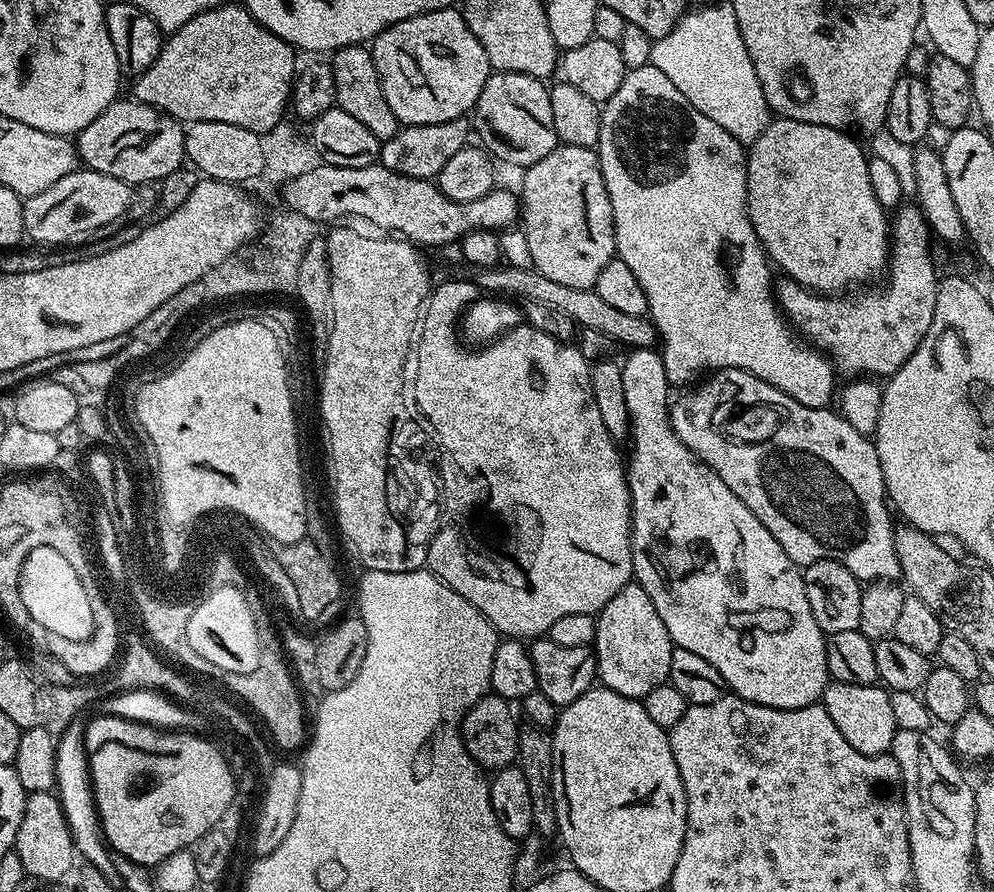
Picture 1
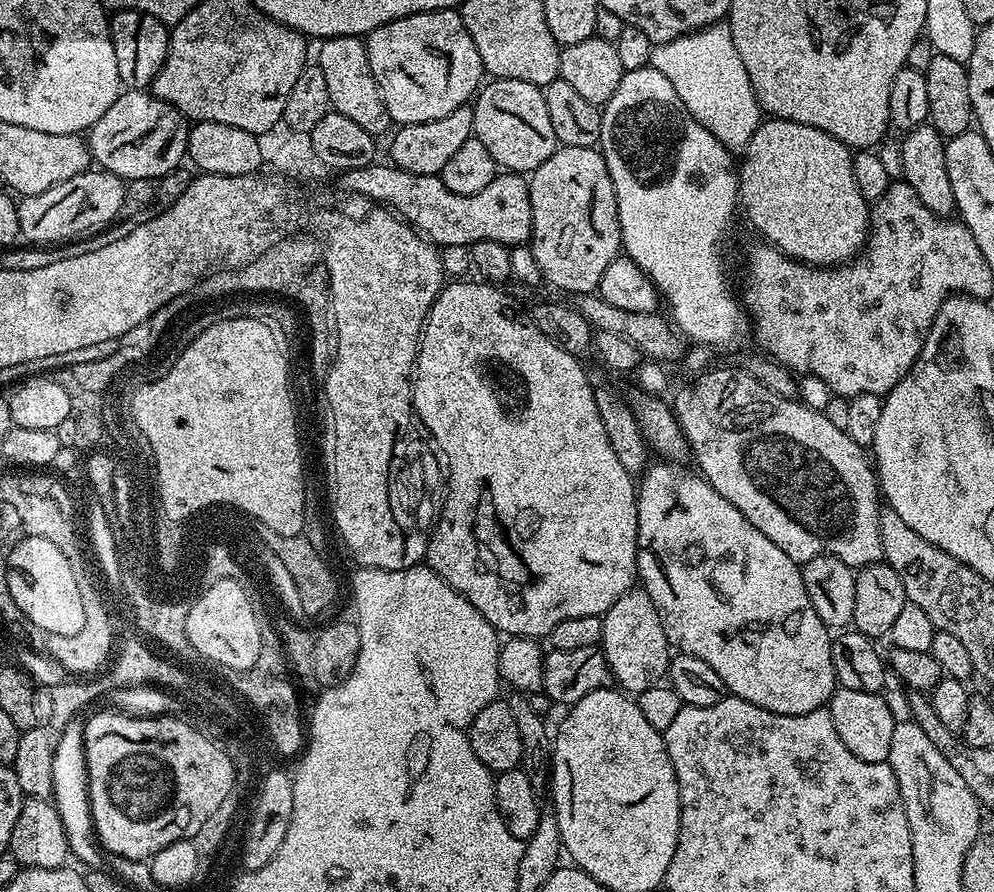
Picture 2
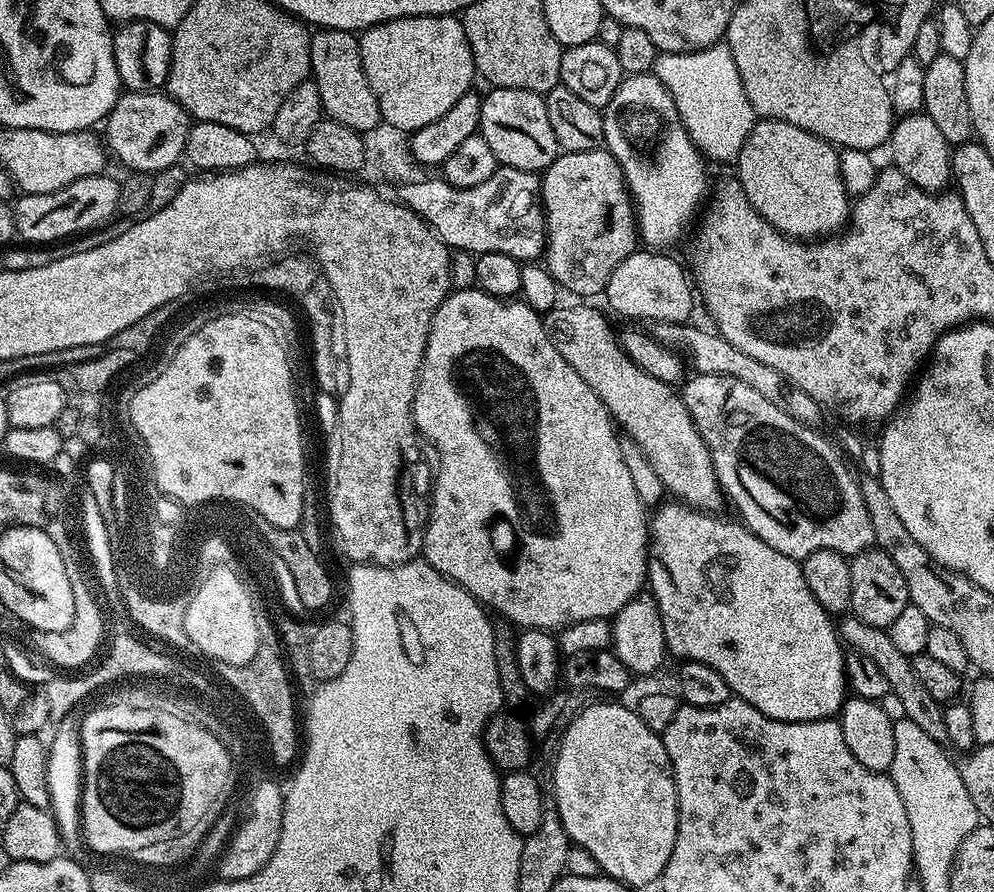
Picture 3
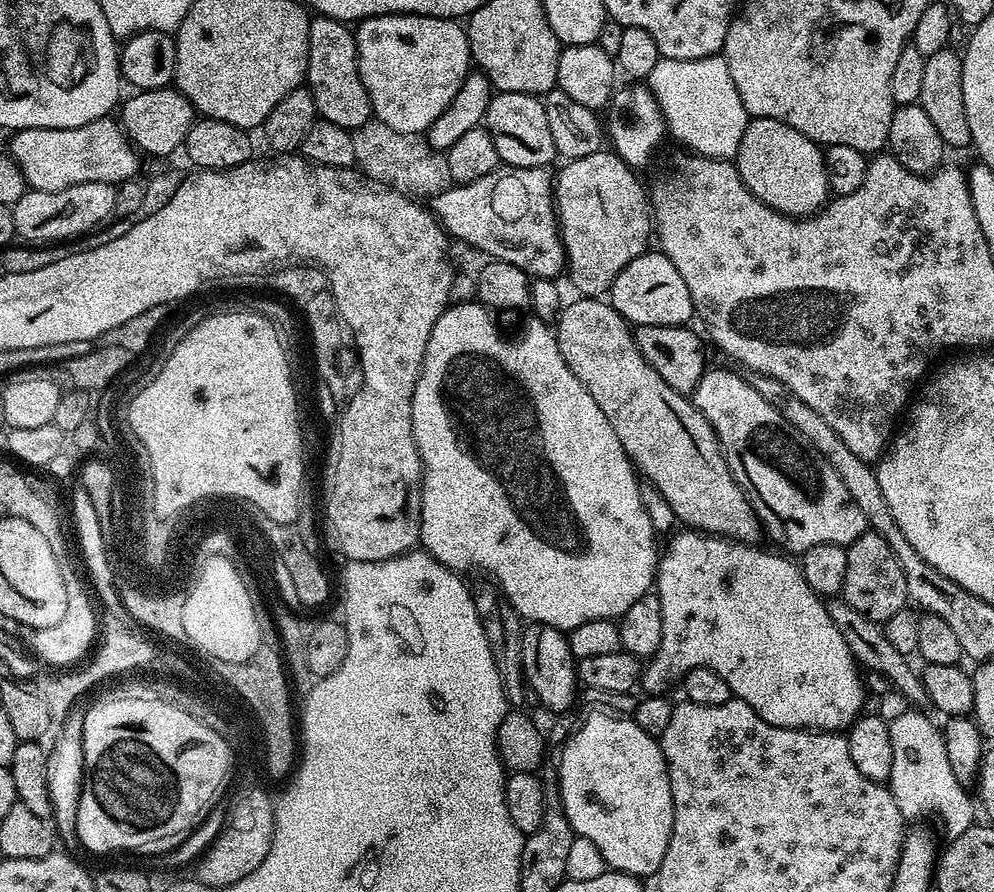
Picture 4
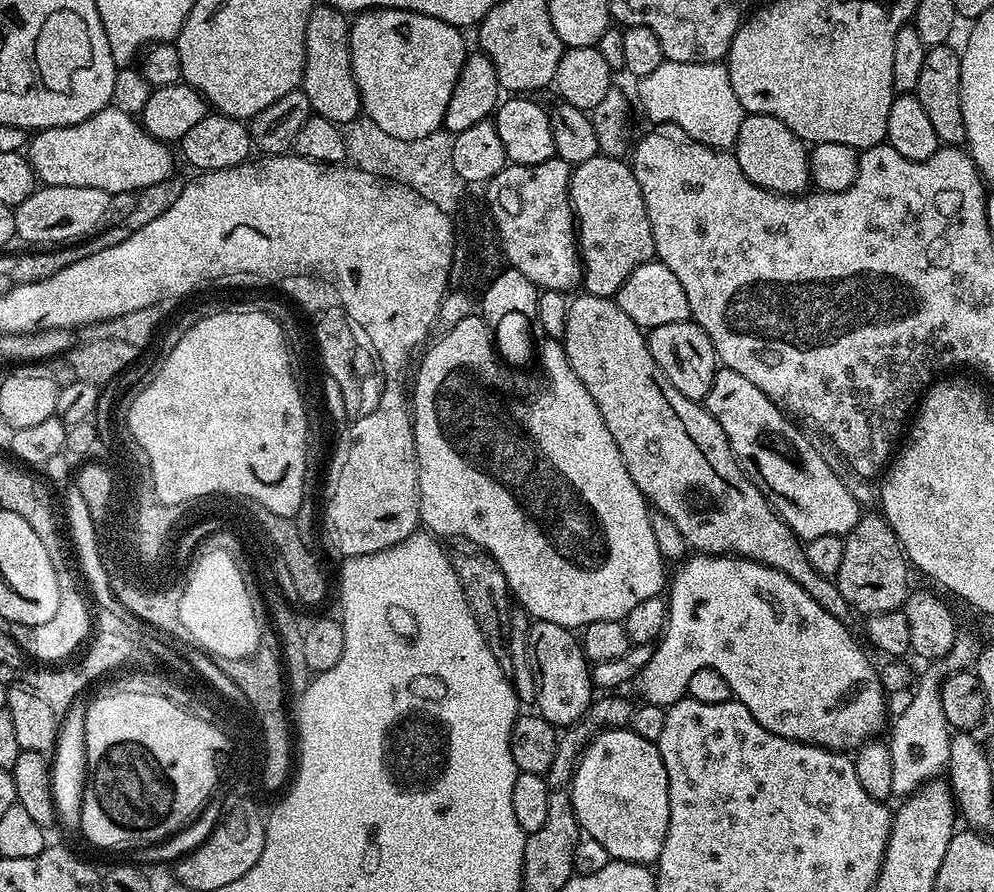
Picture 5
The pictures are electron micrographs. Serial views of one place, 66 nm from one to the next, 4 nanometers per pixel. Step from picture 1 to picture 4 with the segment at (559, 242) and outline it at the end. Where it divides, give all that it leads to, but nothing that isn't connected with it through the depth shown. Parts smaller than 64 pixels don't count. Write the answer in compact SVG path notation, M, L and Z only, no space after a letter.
M615 151L586 154L586 158L567 161L563 167L554 176L554 195L564 243L566 276L572 279L581 297L600 298L634 258L649 251L648 239L654 236L650 196L636 177L637 169L631 168Z

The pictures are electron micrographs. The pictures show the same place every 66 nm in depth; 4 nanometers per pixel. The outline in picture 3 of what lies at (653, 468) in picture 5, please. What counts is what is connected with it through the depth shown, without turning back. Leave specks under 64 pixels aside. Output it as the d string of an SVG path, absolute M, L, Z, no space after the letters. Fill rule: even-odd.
M576 302L573 308L562 308L562 306L556 306L553 310L544 316L544 326L548 329L548 337L554 342L554 346L558 350L558 354L562 354L562 358L566 358L566 362L570 362L570 366L574 366L574 370L578 374L578 378L582 378L582 382L586 382L586 386L590 386L590 390L594 390L594 394L598 394L600 401L607 406L608 414L612 417L613 421L632 439L634 442L638 442L638 446L642 446L642 454L646 454L646 458L650 458L650 466L654 466L654 474L658 474L658 478L662 478L664 483L665 493L671 494L672 492L677 501L683 502L691 506L691 508L698 508L701 510L716 510L720 503L725 503L726 497L723 492L720 491L720 483L716 477L716 471L714 470L714 462L712 461L712 455L708 452L706 442L702 438L702 434L698 434L698 426L694 426L694 418L690 418L690 410L686 410L684 405L683 395L673 385L662 382L658 378L654 378L654 374L646 374L646 370L642 370L638 366L634 366L634 362L630 362L630 358L622 350L617 333L612 333L612 324L599 312L596 308L591 308L591 303L588 302ZM851 614L845 615L841 620L844 620L839 621L838 624L838 635L841 641L851 651L859 652L874 662L880 674L889 683L891 692L898 694L898 699L902 702L903 708L906 709L904 719L914 722L914 726L919 726L924 733L930 734L930 738L934 738L934 742L947 745L948 735L944 721L944 708L941 701L934 699L930 695L930 690L926 690L926 686L922 686L922 682L918 682L918 674L914 674L910 657L902 654L902 650L898 650L898 646L894 646L894 642L890 642L890 634L887 630L878 626L863 624L858 617Z

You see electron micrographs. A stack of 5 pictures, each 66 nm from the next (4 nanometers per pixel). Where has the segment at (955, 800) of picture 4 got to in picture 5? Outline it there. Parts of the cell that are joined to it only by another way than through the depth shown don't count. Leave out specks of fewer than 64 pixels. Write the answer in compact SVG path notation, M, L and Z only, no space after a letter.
M957 635L950 654L946 654L940 666L928 666L924 677L917 679L912 692L910 707L903 714L894 718L896 724L892 728L892 737L886 740L890 750L890 758L894 767L890 770L894 774L894 793L897 797L907 798L916 789L927 784L929 780L937 779L948 767L950 742L952 732L946 722L946 714L942 714L942 698L940 697L940 683L944 681L946 673L967 669L976 659L978 643L972 636Z

